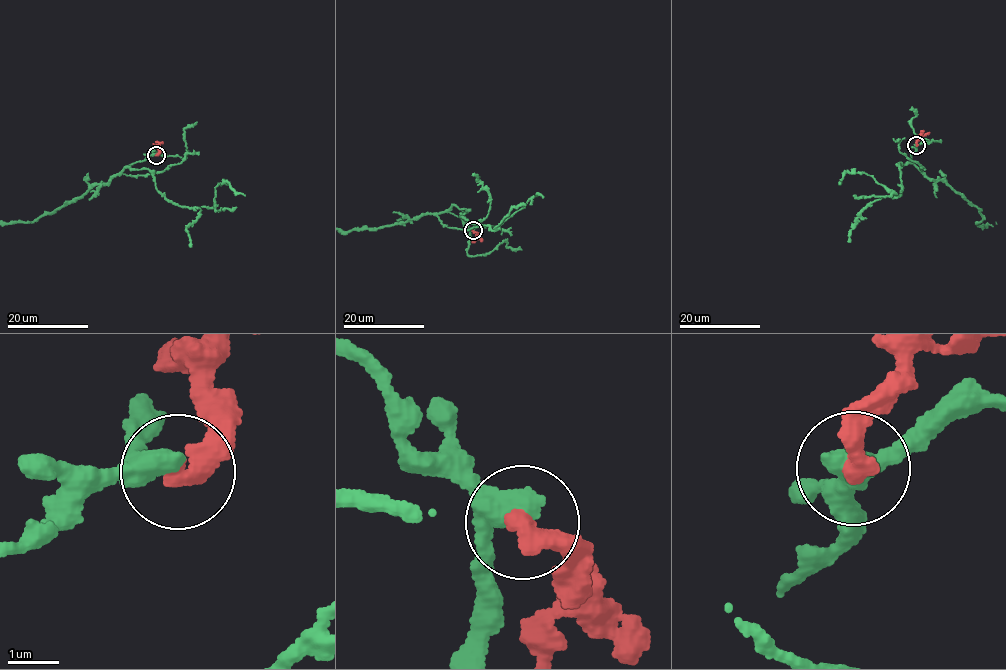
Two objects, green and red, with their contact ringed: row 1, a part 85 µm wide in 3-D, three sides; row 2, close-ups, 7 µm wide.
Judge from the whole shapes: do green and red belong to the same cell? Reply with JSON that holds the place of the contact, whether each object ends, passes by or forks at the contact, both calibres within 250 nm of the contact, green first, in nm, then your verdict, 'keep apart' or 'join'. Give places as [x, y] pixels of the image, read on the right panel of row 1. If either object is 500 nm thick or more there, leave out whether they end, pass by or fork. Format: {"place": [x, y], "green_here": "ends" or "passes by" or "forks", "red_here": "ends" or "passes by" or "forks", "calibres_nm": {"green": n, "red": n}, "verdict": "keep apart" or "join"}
{"place": [916, 145], "green_here": "passes by", "red_here": "ends", "calibres_nm": {"green": 400, "red": 440}, "verdict": "keep apart"}

